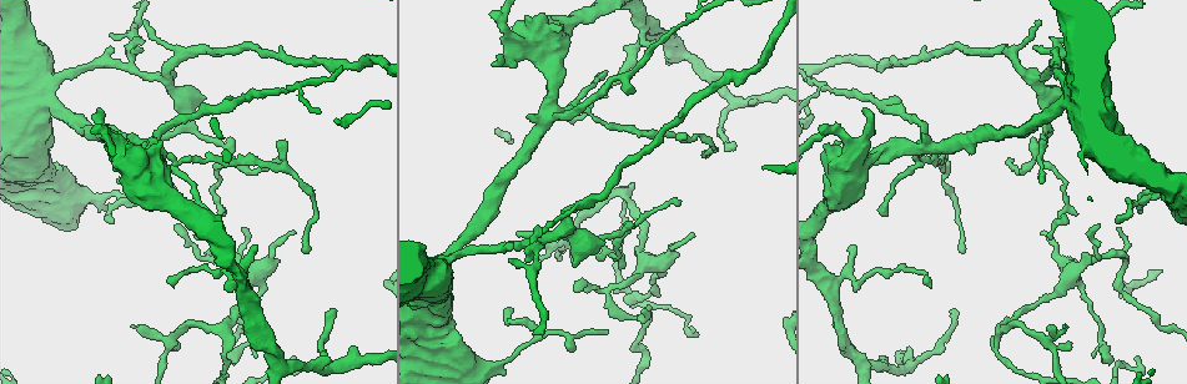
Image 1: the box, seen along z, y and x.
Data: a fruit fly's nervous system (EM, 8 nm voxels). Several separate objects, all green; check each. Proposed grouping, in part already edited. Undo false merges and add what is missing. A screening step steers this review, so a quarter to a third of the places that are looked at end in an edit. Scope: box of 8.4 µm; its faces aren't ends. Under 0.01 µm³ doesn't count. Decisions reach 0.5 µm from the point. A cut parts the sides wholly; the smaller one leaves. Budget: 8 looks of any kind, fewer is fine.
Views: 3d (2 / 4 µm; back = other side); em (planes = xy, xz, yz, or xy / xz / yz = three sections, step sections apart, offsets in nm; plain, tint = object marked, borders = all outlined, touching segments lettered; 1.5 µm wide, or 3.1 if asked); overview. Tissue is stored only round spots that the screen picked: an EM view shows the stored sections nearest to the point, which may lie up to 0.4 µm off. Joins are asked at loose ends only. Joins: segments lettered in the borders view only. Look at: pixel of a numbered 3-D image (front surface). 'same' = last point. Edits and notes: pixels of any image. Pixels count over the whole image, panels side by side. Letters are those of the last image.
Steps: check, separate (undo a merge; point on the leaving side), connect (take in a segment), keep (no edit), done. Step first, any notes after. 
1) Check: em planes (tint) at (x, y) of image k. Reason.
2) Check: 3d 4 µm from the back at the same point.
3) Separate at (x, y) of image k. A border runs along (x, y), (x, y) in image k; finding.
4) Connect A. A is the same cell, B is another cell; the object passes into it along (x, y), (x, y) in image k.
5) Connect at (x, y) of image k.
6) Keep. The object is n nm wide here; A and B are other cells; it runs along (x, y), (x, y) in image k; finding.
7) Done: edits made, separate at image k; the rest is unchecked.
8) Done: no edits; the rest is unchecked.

Check: 3d 4 µm at (515, 44) of image 1. Thick turns thin.

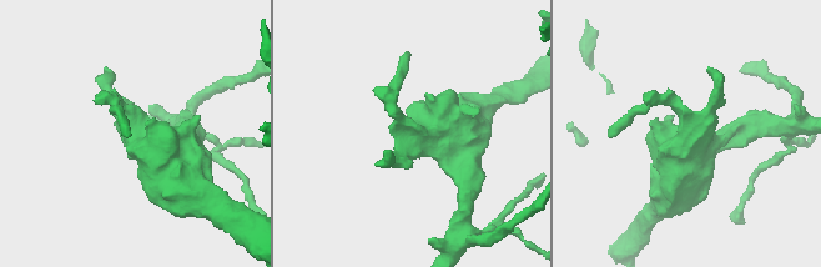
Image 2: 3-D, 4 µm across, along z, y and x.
Check: em xy step 8 (tint) at (410, 133) of image 2. 3 arms meet here; the arms are 190, 190, 550 nm wide; now the EM.

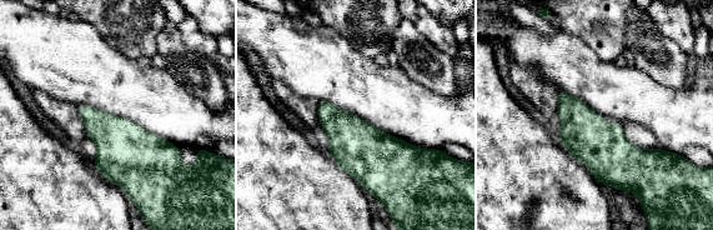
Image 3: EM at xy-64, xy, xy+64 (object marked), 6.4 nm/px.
Check: em planes (borders) at the same point.

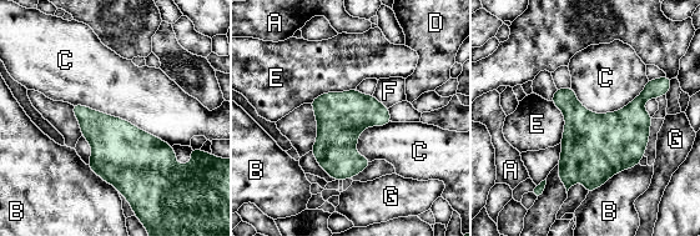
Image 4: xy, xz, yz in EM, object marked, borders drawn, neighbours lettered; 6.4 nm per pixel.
Keep. The object is 400 nm wide here; A, B, C, D, E, F and G are other cells; a border runs along (372, 95), (388, 108) in image 4; one neuron here.

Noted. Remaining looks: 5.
Check: em xy step 8 (tint) at (573, 291) of image 1. Tapers out.

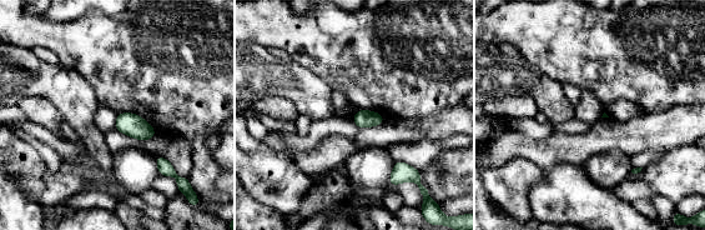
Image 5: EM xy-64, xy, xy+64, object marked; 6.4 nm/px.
Check: em planes (borders) at the same point.

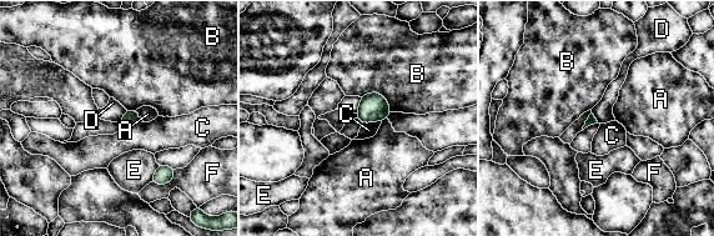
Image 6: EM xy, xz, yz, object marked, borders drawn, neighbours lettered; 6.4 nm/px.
Keep. A, B, C, D, E and F are other cells; a border runs along (126, 110), (119, 122) in image 6; none of them fits.

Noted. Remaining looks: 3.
Check: em planes (plain) at (134, 327) of image 1. An open end.

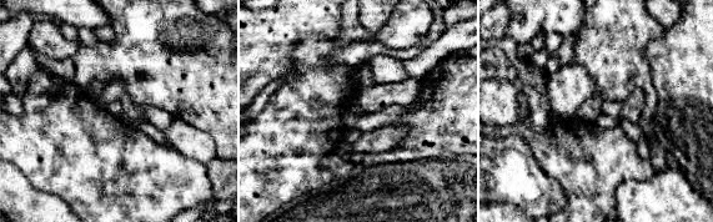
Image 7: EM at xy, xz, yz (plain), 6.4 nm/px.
Check: em planes (borders) at the same point.

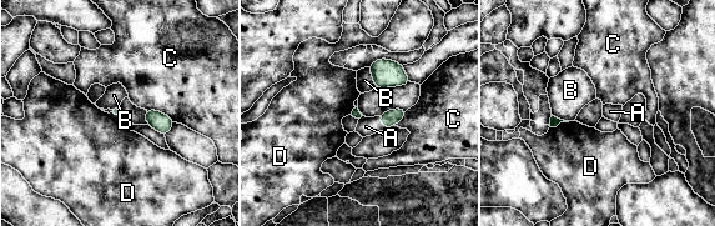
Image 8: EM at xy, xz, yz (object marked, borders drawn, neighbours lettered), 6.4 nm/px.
Connect A. A is the same cell, B, C and D are other cells; the object passes into it along (388, 119), (381, 122), (366, 126) in image 8; the neuron continues.

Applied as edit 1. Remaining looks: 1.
Done: edits made, connect at image 8; the rest is unchecked.

